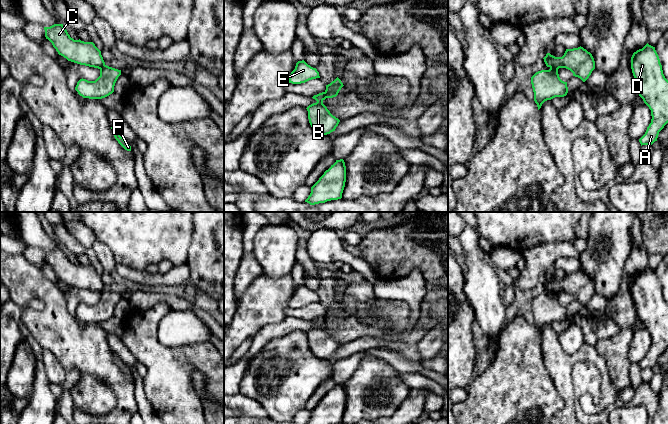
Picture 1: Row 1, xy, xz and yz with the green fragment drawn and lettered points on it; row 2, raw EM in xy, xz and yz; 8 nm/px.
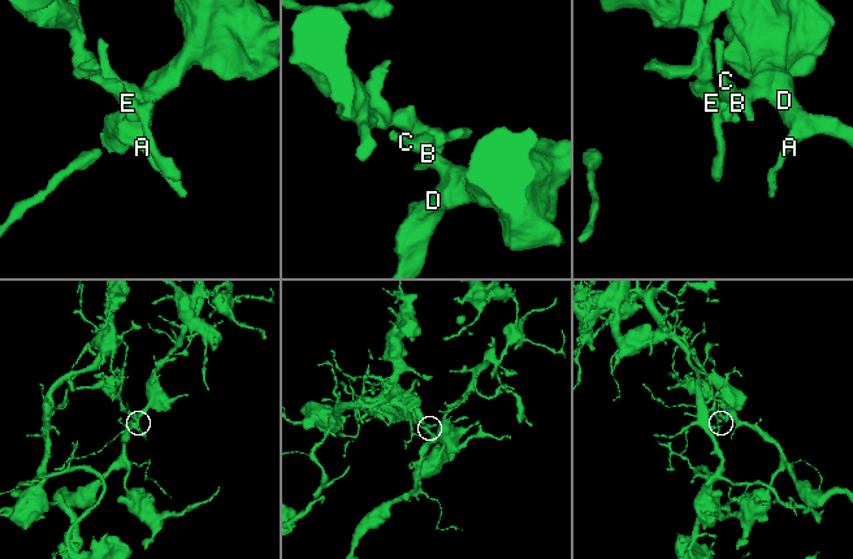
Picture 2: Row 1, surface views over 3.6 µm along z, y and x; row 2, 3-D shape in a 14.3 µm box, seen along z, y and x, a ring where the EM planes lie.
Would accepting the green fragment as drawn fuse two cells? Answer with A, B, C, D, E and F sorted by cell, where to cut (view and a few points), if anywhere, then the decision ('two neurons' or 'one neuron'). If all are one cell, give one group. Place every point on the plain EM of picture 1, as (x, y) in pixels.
A B C D / E F | yz (550, 291), (557, 293) | two neurons

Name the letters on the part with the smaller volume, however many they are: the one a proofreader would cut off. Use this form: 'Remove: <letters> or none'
Remove: E, F

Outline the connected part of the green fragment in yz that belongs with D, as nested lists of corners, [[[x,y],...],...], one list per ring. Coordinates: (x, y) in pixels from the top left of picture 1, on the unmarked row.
[[[648,267],[633,277],[631,293],[639,320],[651,334],[651,347],[639,363],[642,369],[652,369],[668,347],[668,304],[665,302],[655,271]]]

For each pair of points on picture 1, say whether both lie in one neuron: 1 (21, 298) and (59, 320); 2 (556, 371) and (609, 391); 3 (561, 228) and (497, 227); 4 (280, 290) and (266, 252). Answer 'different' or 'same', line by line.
1: same
2: same
3: same
4: different

